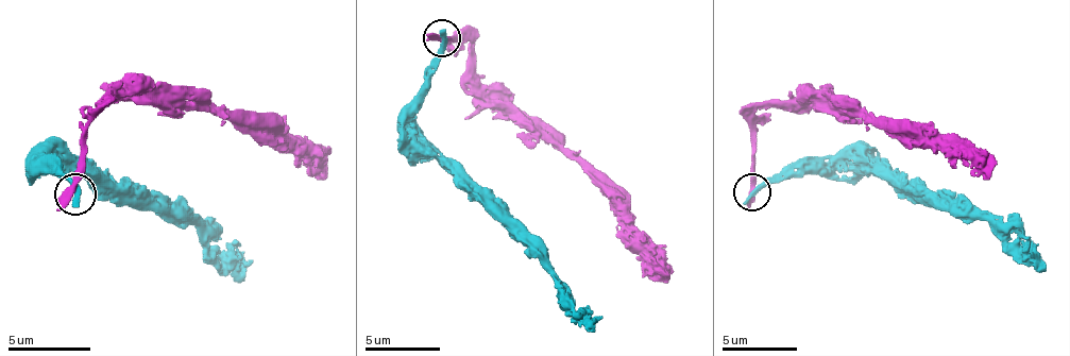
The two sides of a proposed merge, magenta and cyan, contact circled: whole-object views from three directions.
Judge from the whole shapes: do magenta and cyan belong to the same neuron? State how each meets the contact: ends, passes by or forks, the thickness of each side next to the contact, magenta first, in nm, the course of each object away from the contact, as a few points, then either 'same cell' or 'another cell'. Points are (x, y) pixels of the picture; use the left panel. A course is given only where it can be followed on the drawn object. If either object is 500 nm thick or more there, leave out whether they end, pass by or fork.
magenta passes by; cyan ends; calibres 340 and 440 nm; course magenta (73, 195), (82, 129), (106, 100), (136, 91), (202, 91), (235, 124), (281, 129), (326, 162); course cyan (73, 195), (62, 174), (45, 166), (86, 166), (115, 195), (189, 219), (210, 249), (243, 277); another cell

